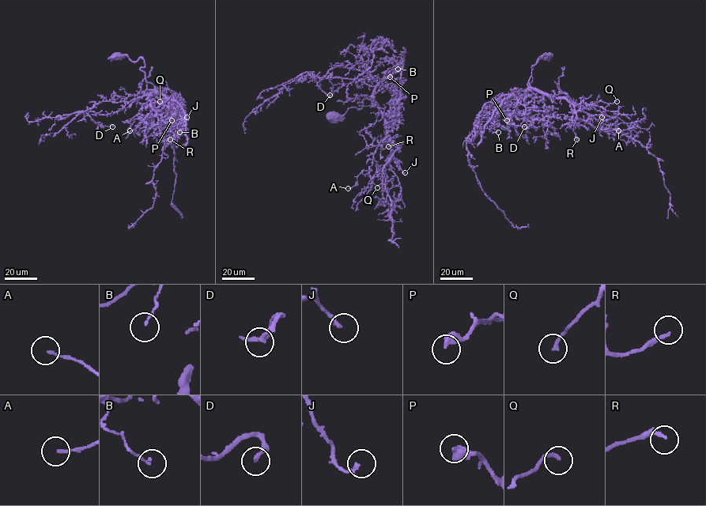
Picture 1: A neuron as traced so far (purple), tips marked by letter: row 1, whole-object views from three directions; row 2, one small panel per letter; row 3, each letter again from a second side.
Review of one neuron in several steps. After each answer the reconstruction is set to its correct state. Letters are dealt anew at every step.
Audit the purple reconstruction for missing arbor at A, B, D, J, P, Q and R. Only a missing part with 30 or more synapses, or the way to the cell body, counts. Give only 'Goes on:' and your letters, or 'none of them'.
Goes on: none of them

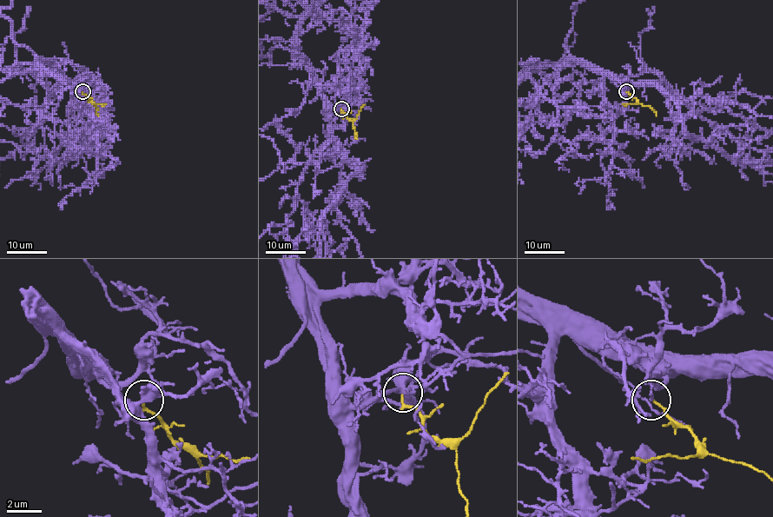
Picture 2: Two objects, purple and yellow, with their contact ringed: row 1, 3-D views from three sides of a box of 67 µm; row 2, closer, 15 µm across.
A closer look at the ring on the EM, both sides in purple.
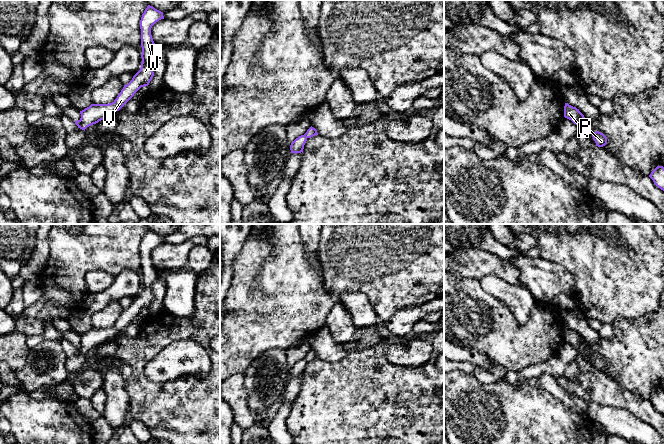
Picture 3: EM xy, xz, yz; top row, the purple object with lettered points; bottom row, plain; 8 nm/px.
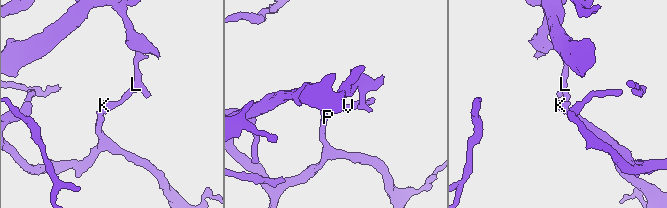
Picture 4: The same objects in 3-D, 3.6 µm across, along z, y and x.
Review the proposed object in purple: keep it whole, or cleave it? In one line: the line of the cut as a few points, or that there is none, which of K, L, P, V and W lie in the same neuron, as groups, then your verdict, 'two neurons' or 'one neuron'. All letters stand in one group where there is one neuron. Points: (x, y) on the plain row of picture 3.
yz (584, 341), (578, 351) | K L V W / P | two neurons

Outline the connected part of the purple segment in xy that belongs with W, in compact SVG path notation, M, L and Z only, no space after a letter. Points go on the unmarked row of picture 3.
M148 229L140 244L142 287L140 294L132 304L124 309L117 322L109 328L91 328L80 335L82 354L98 347L116 335L119 335L141 312L148 310L154 300L152 285L157 280L156 269L151 259L152 250L159 244L164 243L163 236Z

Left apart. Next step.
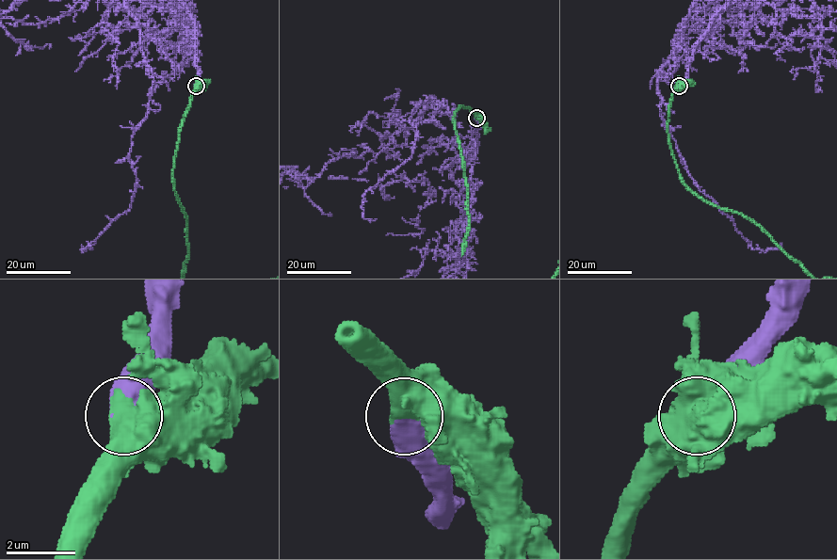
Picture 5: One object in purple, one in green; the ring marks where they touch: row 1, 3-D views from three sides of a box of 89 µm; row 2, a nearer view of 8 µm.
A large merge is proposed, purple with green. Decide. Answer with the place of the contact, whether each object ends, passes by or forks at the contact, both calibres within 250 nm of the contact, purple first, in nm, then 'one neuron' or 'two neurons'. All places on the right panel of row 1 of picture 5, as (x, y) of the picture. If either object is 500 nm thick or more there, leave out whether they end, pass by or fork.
(679, 86) | 650/800 nm | one neuron

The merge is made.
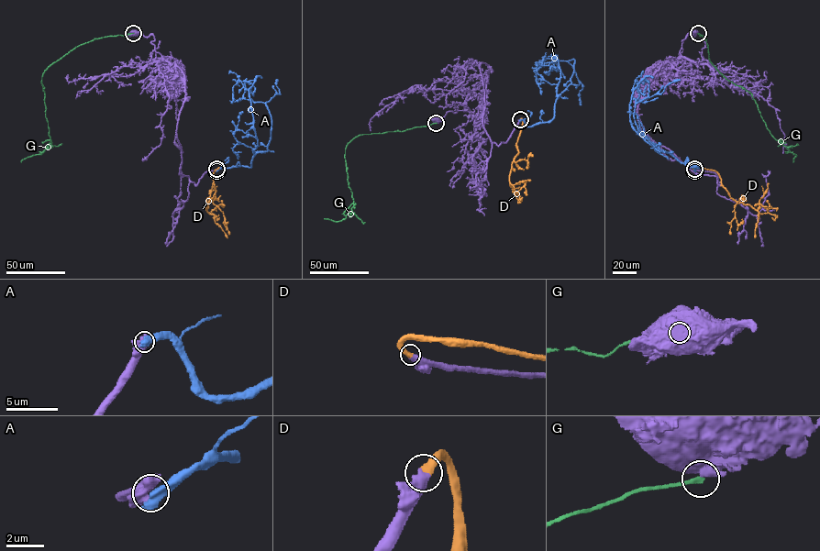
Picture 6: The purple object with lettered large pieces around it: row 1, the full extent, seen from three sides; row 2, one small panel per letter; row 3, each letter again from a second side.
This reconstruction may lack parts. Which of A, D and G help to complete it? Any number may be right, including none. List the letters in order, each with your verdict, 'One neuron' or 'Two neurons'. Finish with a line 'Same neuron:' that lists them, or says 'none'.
A: Two neurons
D: One neuron
G: Two neurons
Same neuron: D

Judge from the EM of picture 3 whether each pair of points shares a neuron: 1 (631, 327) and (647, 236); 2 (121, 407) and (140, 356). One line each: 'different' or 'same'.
1: different
2: different

